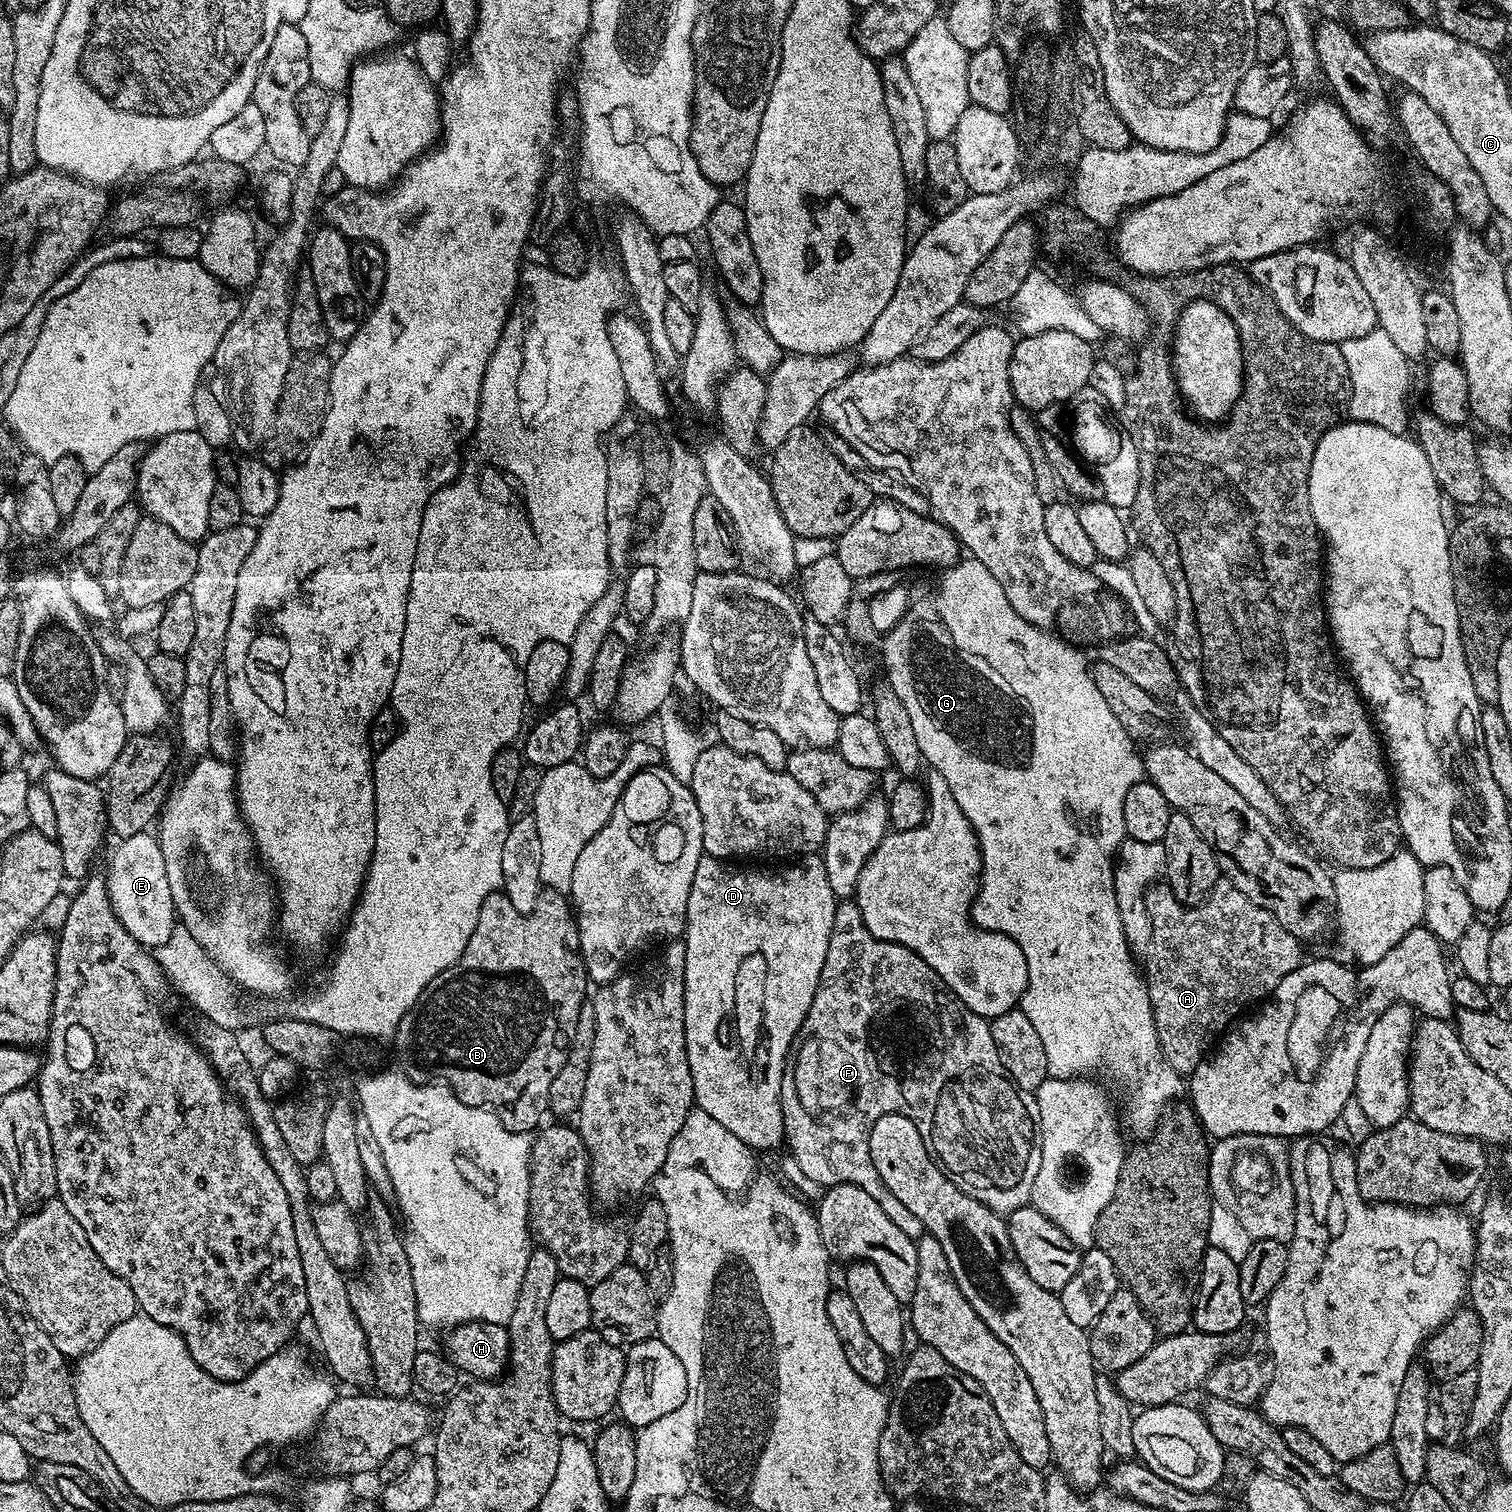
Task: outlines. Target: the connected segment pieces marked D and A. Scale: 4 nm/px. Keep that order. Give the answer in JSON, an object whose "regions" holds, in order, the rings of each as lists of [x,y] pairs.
{"regions":[[[[707,854],[700,857],[698,870],[694,870],[694,882],[690,886],[688,899],[688,923],[684,930],[682,943],[686,950],[686,974],[684,975],[684,1005],[686,1006],[686,1050],[690,1070],[694,1078],[695,1107],[706,1110],[710,1118],[722,1122],[734,1138],[742,1138],[742,1142],[753,1150],[776,1150],[786,1140],[784,1131],[784,1105],[780,1099],[782,1082],[786,1065],[790,1060],[790,1049],[793,1047],[798,1030],[810,1010],[810,1002],[814,1002],[814,994],[818,990],[818,982],[822,974],[822,962],[826,962],[826,950],[830,946],[830,930],[834,930],[834,914],[838,898],[834,890],[830,890],[830,878],[826,878],[826,866],[819,855],[812,854],[799,862],[792,862],[789,868],[780,868],[777,872],[763,872],[763,867],[732,868],[731,863],[719,860]]],[[[1227,878],[1220,879],[1212,887],[1210,895],[1198,904],[1189,906],[1182,903],[1172,892],[1171,886],[1166,882],[1155,882],[1149,885],[1144,895],[1144,902],[1153,926],[1153,934],[1146,953],[1146,959],[1148,959],[1146,983],[1148,993],[1150,994],[1150,1006],[1154,1014],[1154,1026],[1158,1034],[1158,1042],[1160,1043],[1160,1049],[1166,1058],[1166,1062],[1170,1062],[1170,1066],[1175,1072],[1191,1074],[1200,1065],[1200,1061],[1204,1059],[1209,1049],[1217,1043],[1221,1033],[1241,1015],[1239,1012],[1243,1008],[1249,1007],[1248,1009],[1251,1009],[1253,1006],[1259,1005],[1261,1002],[1267,1000],[1278,986],[1278,982],[1282,982],[1282,978],[1286,978],[1286,974],[1290,974],[1300,968],[1302,963],[1300,948],[1302,948],[1302,944],[1294,934],[1290,934],[1290,930],[1286,930],[1286,926],[1282,926],[1282,922],[1278,922],[1278,918],[1274,918],[1274,914],[1270,914],[1266,909],[1258,907],[1254,902],[1250,902],[1250,898],[1246,898],[1246,894],[1242,894],[1242,890],[1238,890]]]]}

